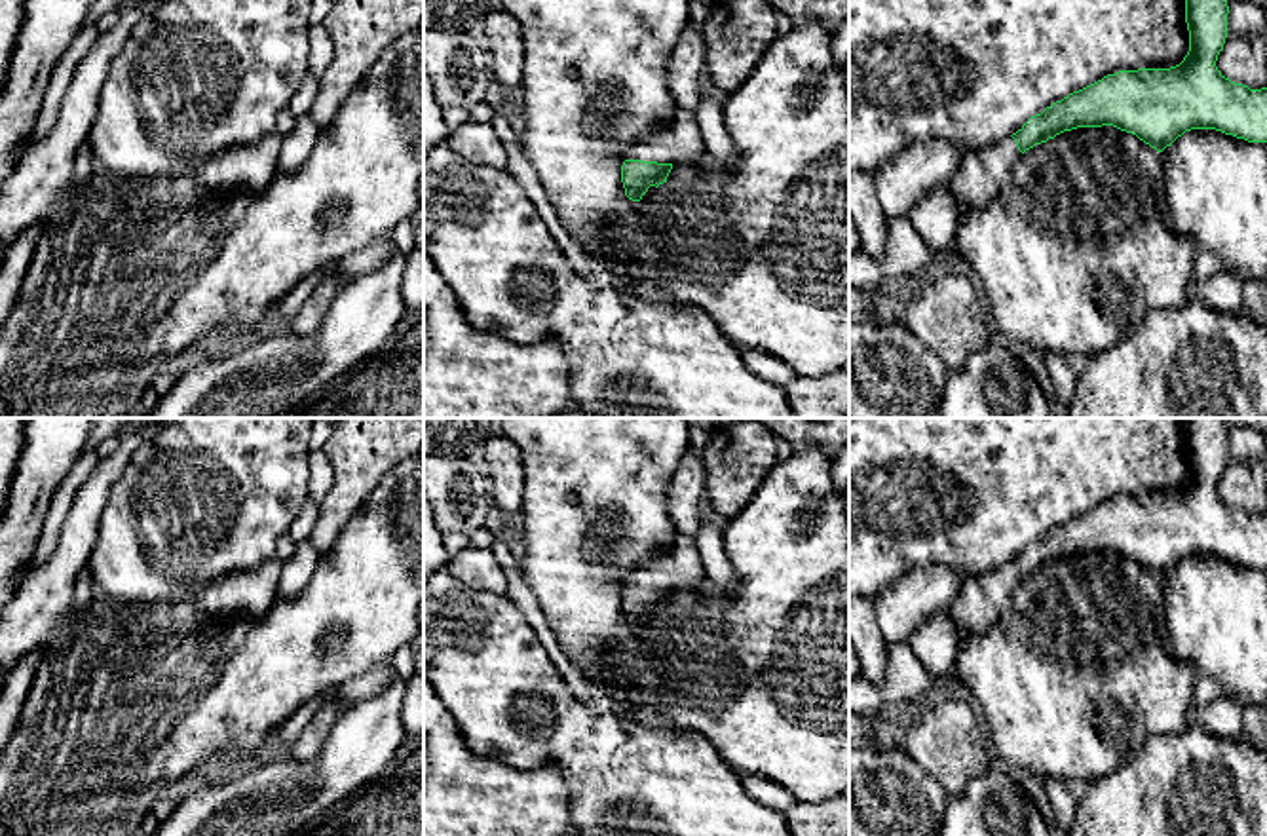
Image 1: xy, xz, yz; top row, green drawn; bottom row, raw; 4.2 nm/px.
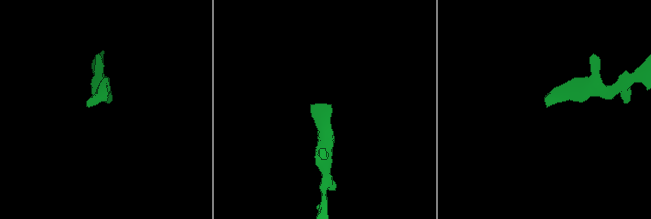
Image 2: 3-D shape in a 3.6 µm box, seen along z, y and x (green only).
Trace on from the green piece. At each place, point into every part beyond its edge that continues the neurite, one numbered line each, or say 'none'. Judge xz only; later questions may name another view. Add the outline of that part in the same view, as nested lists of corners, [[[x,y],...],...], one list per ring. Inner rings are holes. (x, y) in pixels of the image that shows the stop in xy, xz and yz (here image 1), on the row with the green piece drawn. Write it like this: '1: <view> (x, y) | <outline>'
1: xz (679, 141) | [[[676,108],[674,118],[665,127],[642,137],[627,152],[625,160],[657,163],[682,163],[699,160],[705,154],[705,141],[695,124],[693,112]]]

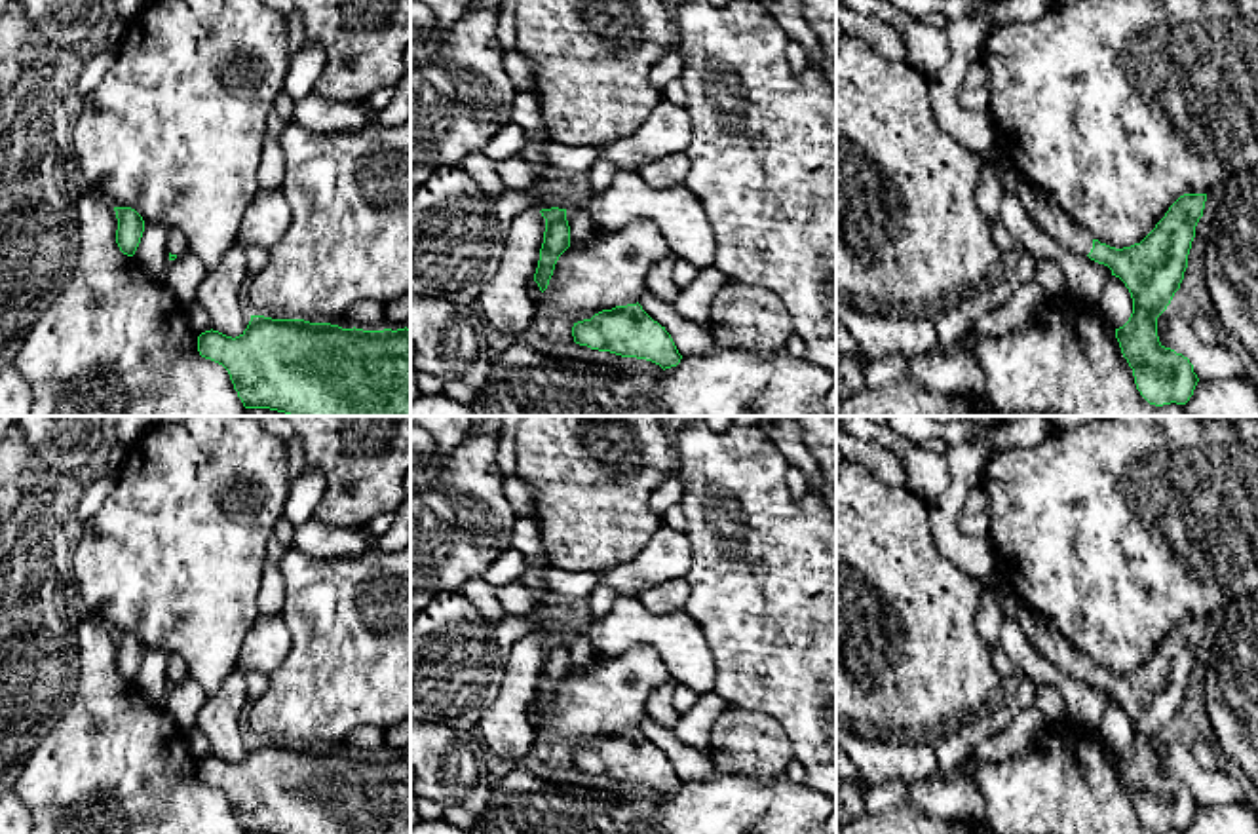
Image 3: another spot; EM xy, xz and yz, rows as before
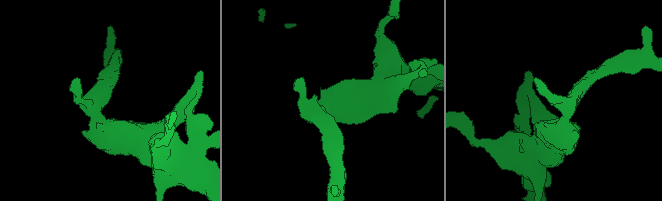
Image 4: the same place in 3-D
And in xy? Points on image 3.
1: xy (177, 244) | [[[167,230],[167,253],[171,255],[184,255],[188,251],[188,243],[186,243],[186,237],[181,230]]]

